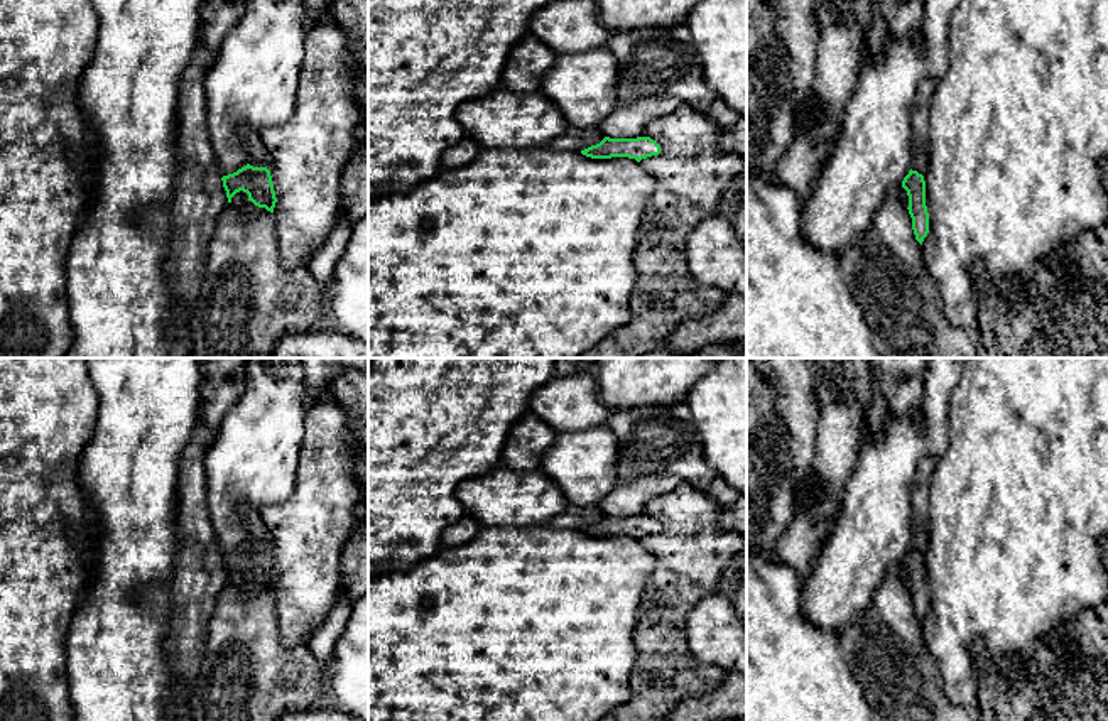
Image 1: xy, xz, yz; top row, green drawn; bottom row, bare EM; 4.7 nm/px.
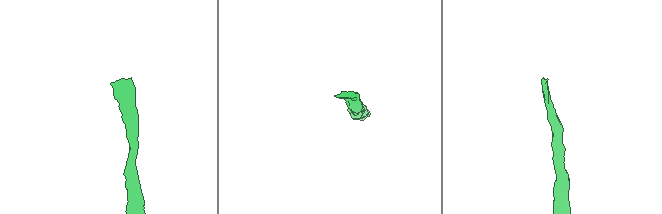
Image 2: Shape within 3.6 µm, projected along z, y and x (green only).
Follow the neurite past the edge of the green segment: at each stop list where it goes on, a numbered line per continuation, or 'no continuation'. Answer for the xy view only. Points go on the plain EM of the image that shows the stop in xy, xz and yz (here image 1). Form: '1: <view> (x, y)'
1: xy (250, 517)

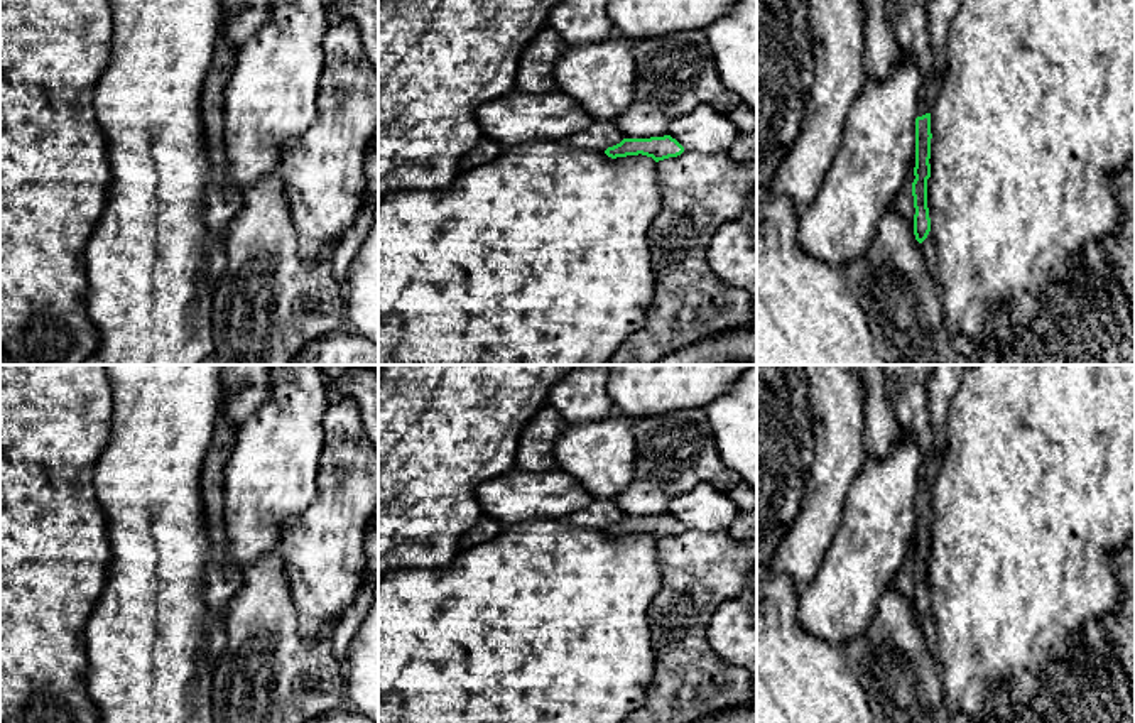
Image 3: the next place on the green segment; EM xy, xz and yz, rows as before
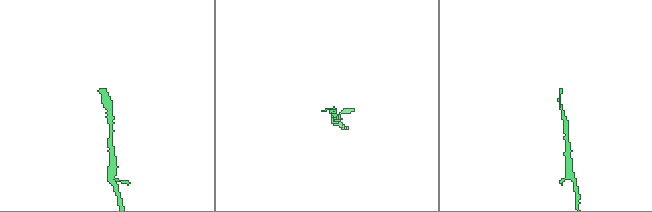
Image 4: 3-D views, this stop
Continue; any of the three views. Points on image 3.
1: yz (906, 385)

